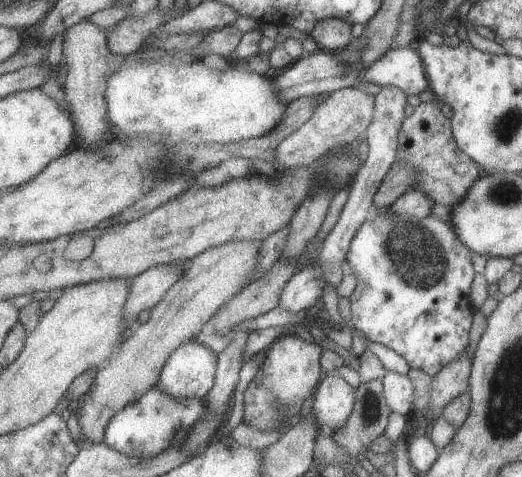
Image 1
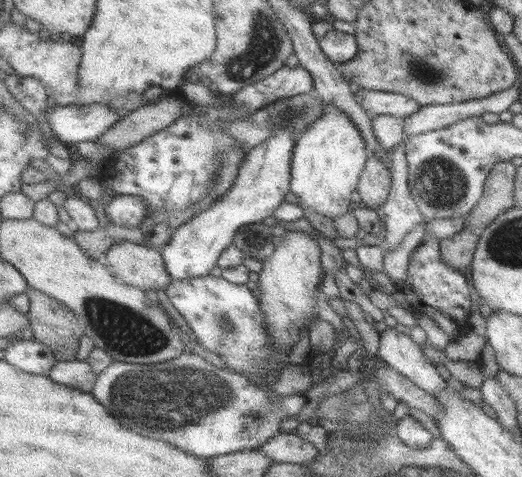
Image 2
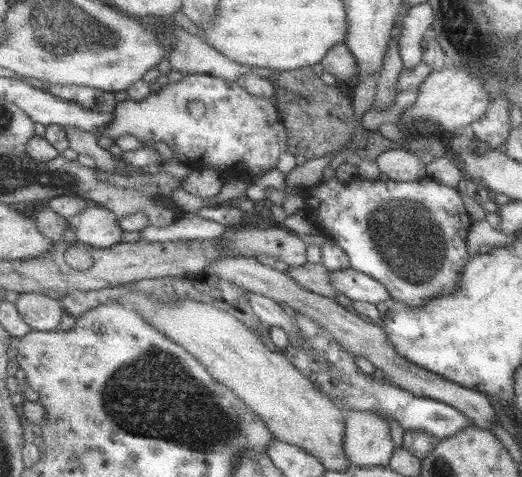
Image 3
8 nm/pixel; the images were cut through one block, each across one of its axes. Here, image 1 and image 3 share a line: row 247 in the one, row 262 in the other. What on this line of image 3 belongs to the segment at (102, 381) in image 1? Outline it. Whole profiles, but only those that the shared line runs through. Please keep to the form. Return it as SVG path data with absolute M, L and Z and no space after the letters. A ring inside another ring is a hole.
M227 256L219 262L211 262L205 273L213 273L227 279L239 286L244 286L250 292L257 292L269 298L273 298L278 303L287 307L293 313L300 313L311 317L317 324L322 325L326 332L334 336L334 340L342 345L346 352L367 358L377 369L384 371L384 374L390 379L392 384L411 392L414 396L430 397L434 400L445 402L445 404L454 405L459 408L465 416L471 416L471 420L478 427L489 429L491 424L497 420L495 407L491 404L489 396L483 392L476 392L474 389L456 384L454 381L443 379L443 376L429 372L425 368L407 361L405 357L398 354L398 350L390 342L390 338L384 332L383 326L365 322L359 318L358 314L351 314L349 309L335 302L332 296L323 296L316 292L301 286L297 281L285 272L279 269L271 268L257 257Z

